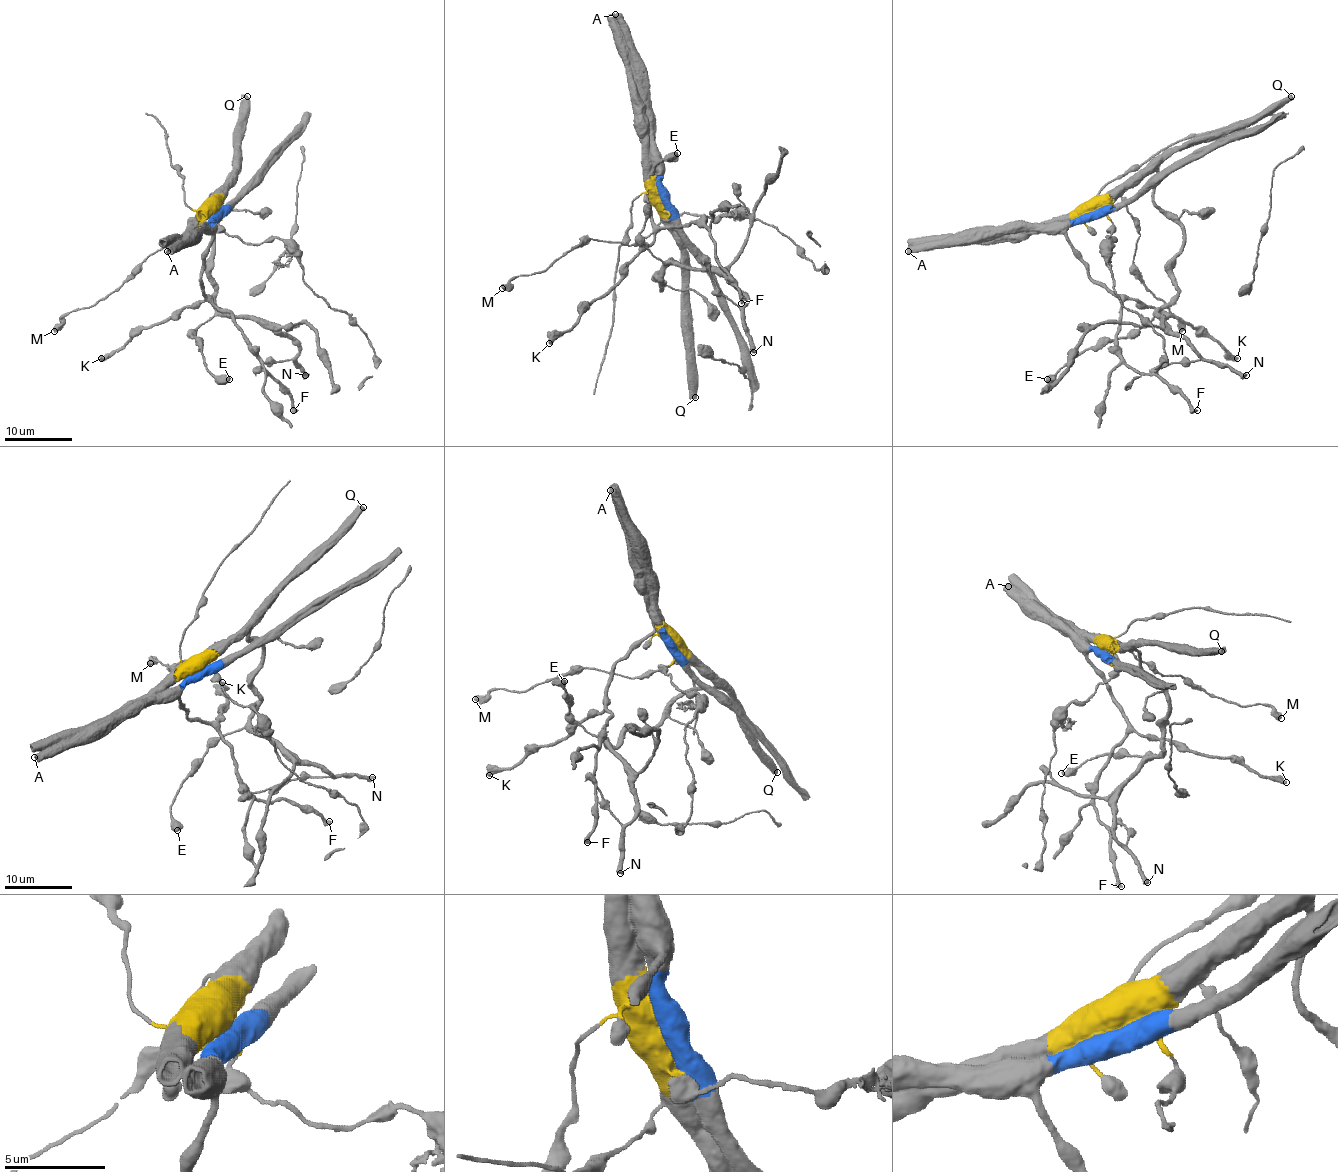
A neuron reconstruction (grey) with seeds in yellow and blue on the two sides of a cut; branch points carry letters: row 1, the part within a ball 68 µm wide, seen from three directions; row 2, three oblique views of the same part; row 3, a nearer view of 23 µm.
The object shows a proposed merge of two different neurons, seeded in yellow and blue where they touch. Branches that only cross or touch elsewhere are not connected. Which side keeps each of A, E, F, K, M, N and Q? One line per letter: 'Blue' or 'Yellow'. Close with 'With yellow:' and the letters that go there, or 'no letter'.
A: Blue
E: Yellow
F: Blue
K: Blue
M: Yellow
N: Yellow
Q: Yellow
With yellow: E, M, N, Q

